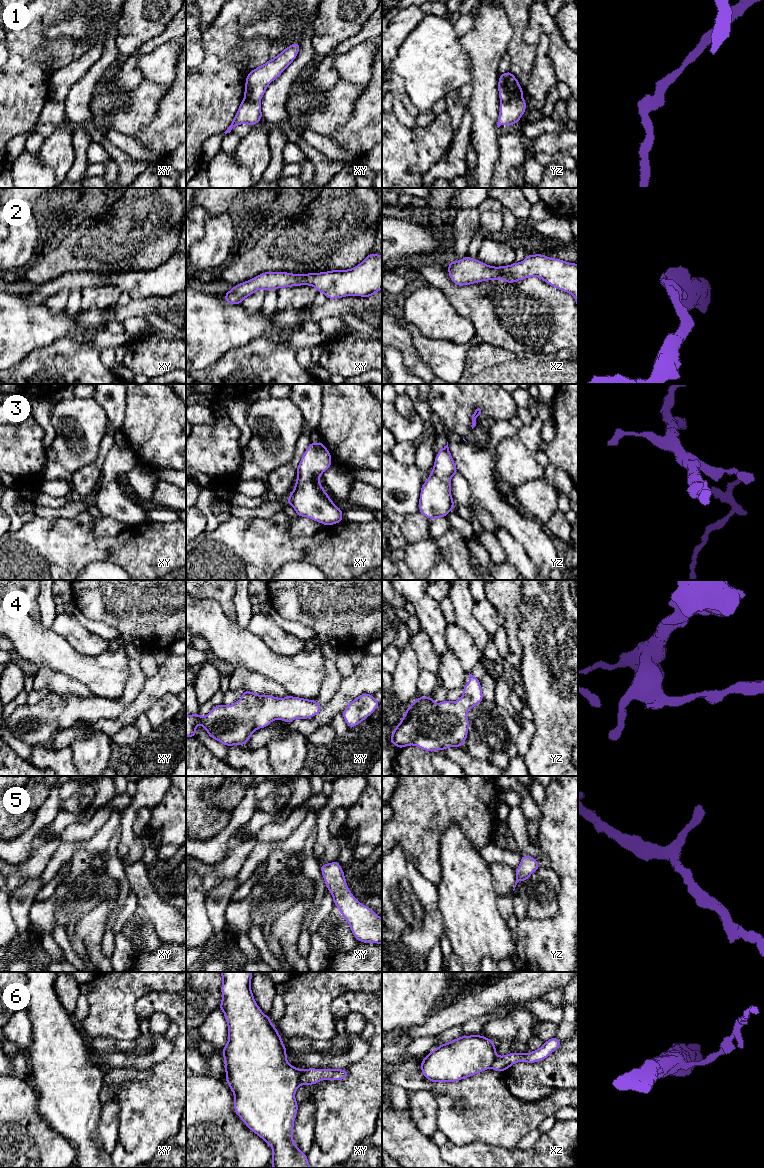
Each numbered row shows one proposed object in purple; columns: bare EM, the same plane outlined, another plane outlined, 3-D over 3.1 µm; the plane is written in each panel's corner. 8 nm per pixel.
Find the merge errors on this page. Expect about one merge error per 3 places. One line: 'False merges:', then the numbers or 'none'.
False merges: 1, 6

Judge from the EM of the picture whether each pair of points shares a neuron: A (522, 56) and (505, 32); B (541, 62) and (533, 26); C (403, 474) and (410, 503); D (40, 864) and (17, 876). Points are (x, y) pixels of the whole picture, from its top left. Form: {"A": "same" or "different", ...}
{"A": "different", "B": "different", "C": "same", "D": "same"}

